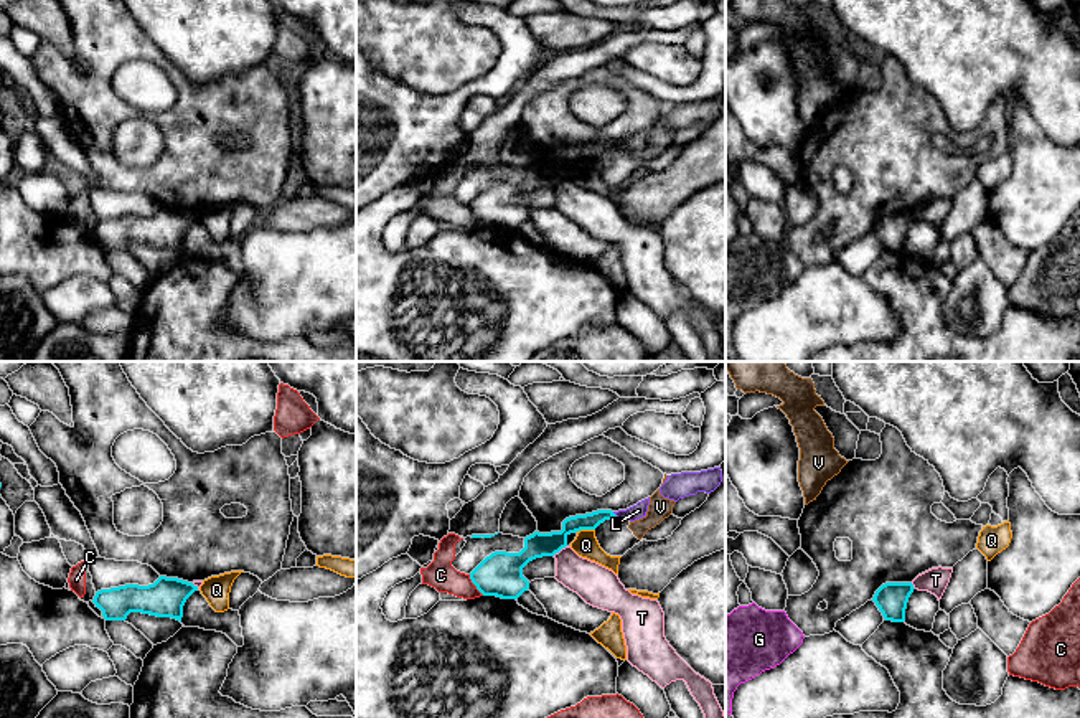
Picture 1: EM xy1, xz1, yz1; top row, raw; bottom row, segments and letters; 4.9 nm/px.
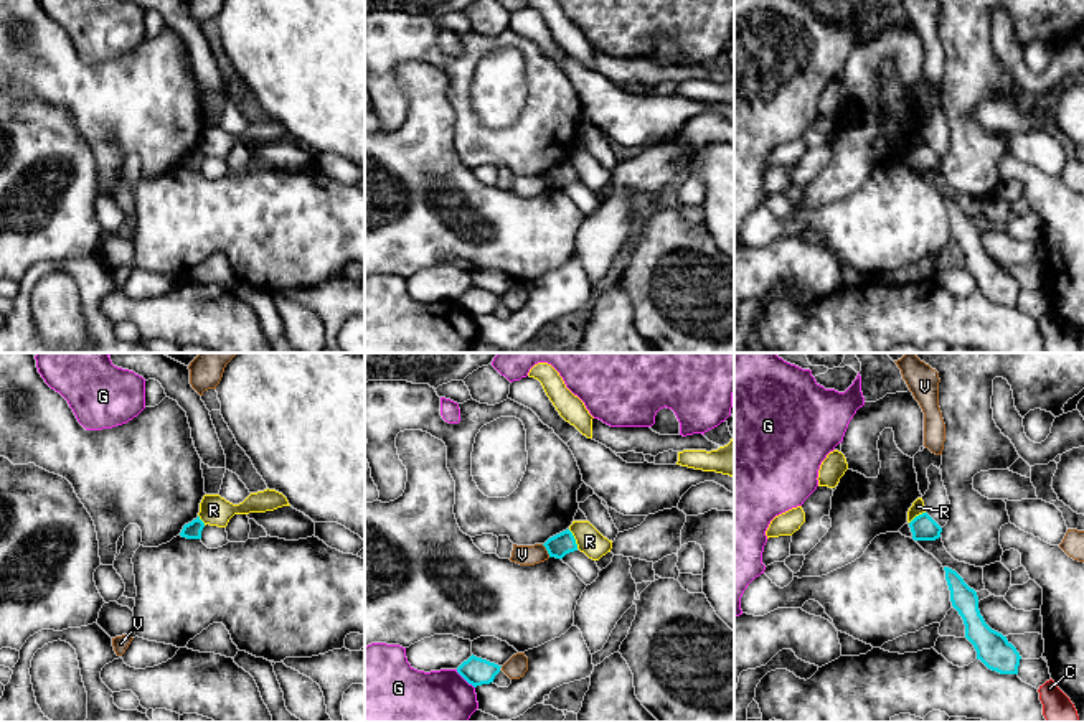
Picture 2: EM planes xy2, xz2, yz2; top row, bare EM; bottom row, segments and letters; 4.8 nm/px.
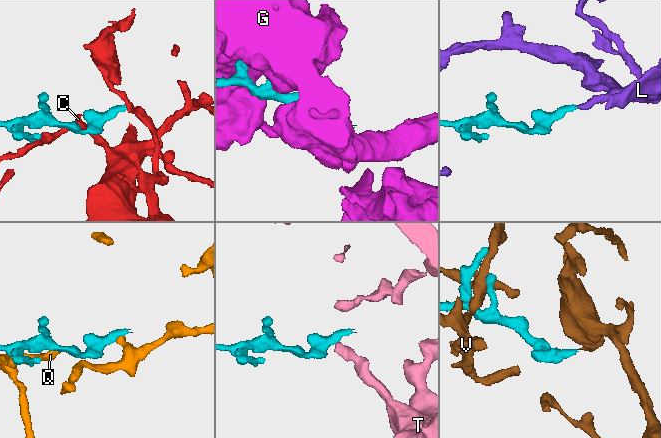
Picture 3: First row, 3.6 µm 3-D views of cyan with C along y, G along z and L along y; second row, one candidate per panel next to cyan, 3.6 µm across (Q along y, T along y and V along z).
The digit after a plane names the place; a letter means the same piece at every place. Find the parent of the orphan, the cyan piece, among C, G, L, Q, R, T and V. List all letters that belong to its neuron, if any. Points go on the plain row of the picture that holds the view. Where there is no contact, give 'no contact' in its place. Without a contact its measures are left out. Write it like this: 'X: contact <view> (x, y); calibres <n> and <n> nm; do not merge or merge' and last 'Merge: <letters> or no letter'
C: contact xz1 (474, 213); calibres 220 and 140 nm; do not merge
G: contact xz2 (466, 310); calibres 140 and 400 nm; do not merge
L: contact xz1 (614, 144); calibres 80 and 70 nm; merge
Q: contact xz1 (586, 159); calibres 120 and 120 nm; do not merge
R: contact xz2 (574, 170); calibres 110 and 130 nm; do not merge
T: contact xz1 (559, 180); calibres 120 and 190 nm; do not merge
V: contact xz2 (546, 180); calibres 110 and 100 nm; do not merge
Merge: L

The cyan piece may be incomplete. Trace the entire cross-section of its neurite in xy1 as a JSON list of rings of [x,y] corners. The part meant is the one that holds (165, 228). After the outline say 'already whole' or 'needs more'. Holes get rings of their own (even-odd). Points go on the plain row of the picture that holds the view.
[[[160,206],[153,215],[125,215],[96,223],[92,233],[106,251],[125,251],[130,243],[171,248],[181,253],[186,229],[198,221],[193,213]]]; already whole

